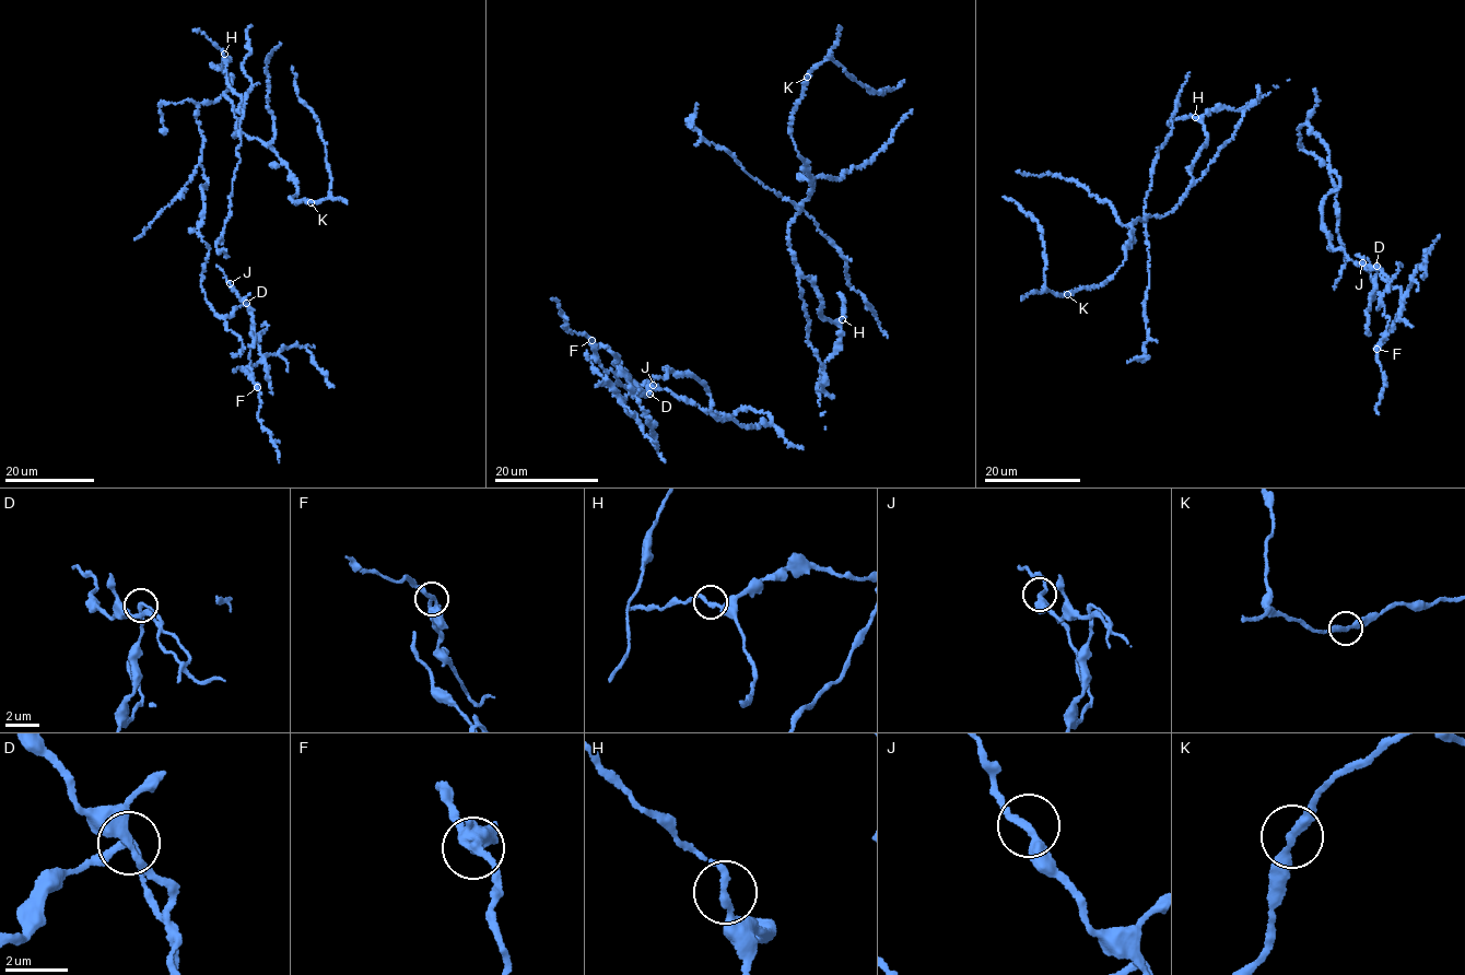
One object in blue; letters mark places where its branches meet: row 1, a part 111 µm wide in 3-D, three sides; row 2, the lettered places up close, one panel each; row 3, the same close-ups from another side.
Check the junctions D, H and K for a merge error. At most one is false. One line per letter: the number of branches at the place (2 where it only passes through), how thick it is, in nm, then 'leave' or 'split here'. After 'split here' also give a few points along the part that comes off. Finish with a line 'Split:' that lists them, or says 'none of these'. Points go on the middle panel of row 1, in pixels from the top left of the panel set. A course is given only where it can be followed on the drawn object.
D: 2 branches meet; 200 nm thick; split here; foreign part runs (649, 394), (634, 391), (625, 377), (600, 367), (592, 340), (566, 329), (558, 303), (552, 298)
H: 2 branches meet; 220 nm thick; leave
K: 2 branches meet; 240 nm thick; leave
Split: D

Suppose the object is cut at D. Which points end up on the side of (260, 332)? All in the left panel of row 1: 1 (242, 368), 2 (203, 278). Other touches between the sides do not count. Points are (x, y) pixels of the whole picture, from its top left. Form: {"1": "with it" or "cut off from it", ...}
{"1": "with it", "2": "cut off from it"}

